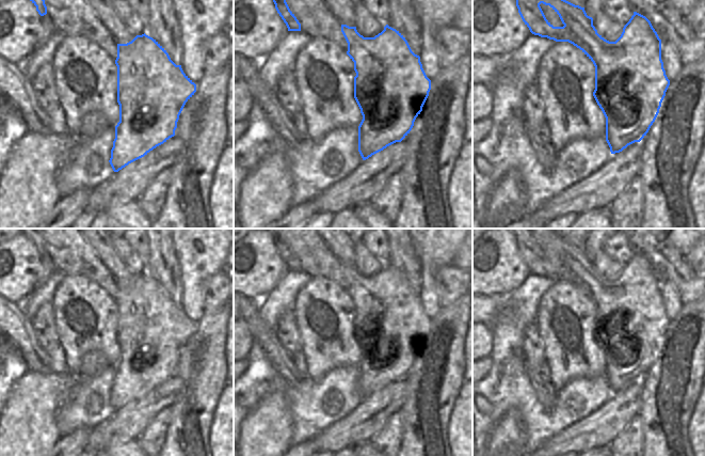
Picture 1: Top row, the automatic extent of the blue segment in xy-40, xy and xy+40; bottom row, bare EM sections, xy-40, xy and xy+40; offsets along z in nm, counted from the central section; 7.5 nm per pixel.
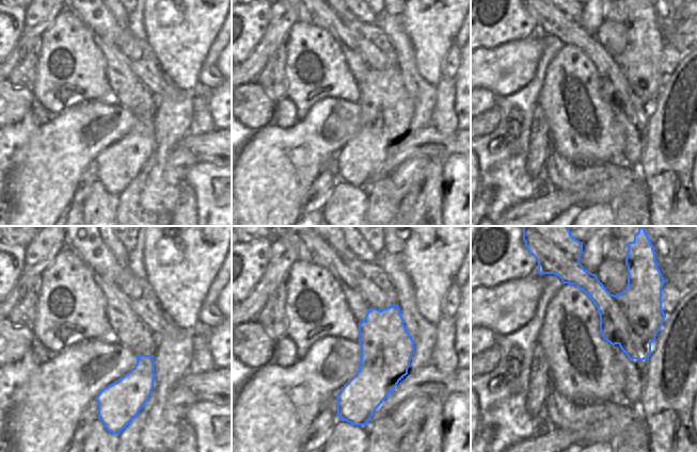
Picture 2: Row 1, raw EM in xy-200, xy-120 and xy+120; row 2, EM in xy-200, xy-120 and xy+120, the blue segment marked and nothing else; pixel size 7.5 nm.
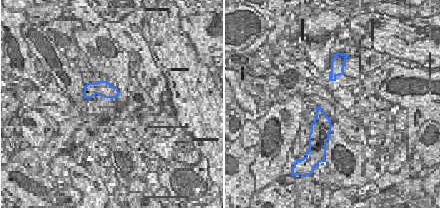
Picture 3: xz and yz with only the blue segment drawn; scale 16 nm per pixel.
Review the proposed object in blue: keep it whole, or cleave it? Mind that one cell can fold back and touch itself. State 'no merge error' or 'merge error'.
merge error

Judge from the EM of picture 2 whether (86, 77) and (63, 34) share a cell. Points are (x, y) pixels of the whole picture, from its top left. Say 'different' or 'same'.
same

